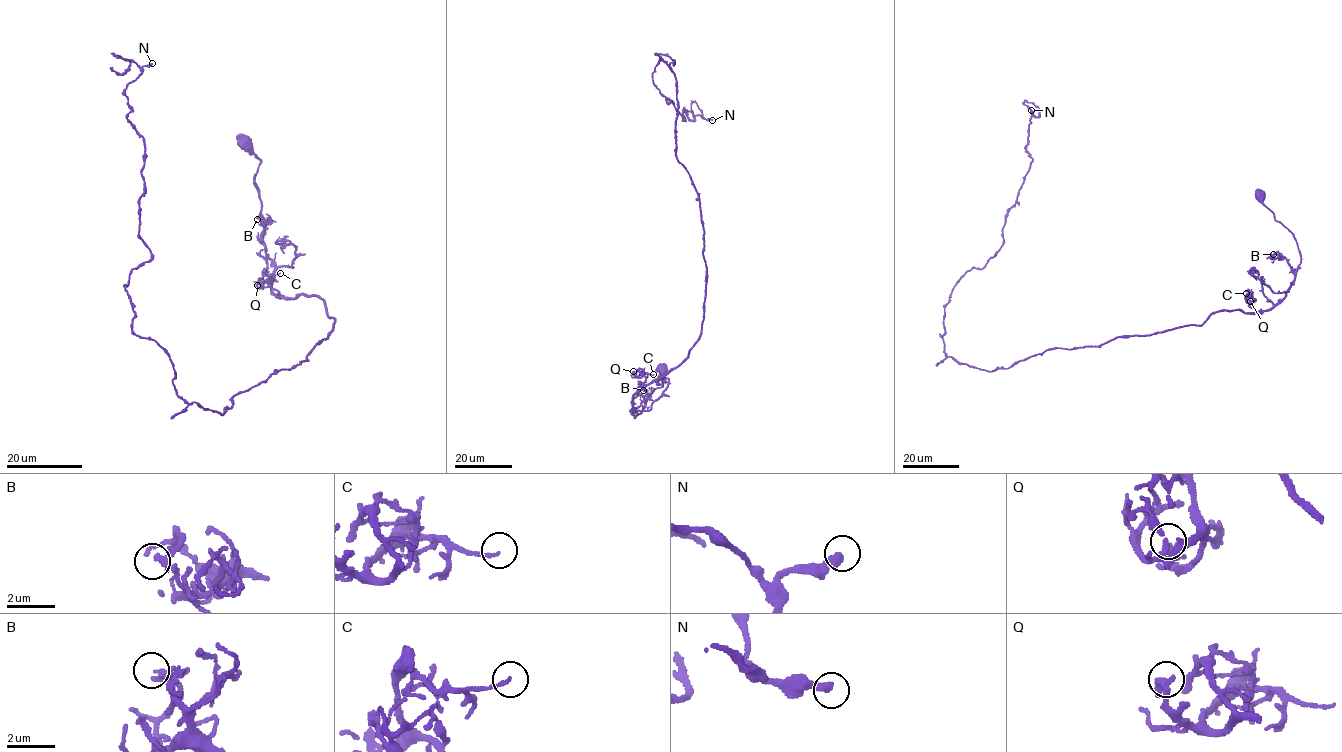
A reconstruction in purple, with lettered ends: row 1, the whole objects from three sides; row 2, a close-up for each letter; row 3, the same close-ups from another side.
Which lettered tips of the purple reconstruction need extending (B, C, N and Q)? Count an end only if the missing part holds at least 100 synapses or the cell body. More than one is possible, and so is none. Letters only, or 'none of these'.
none of these

